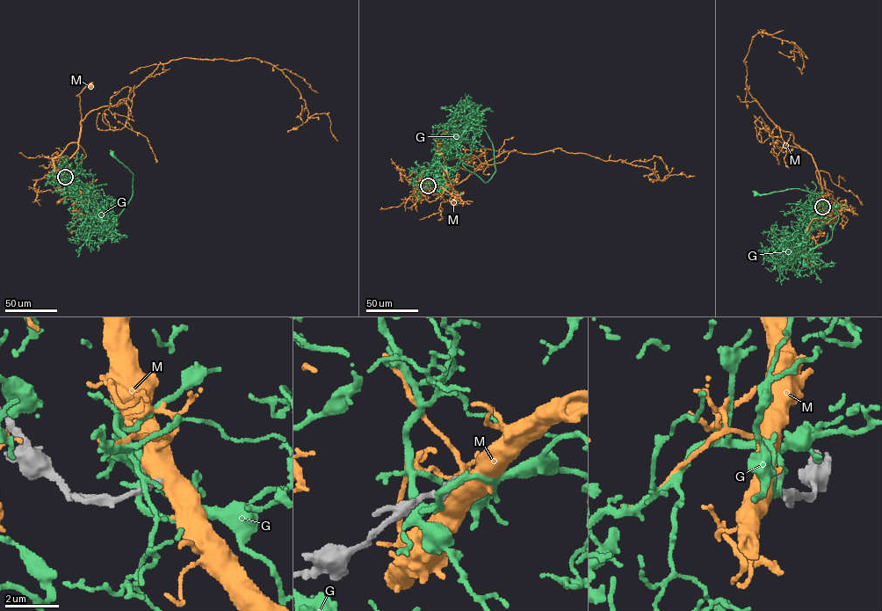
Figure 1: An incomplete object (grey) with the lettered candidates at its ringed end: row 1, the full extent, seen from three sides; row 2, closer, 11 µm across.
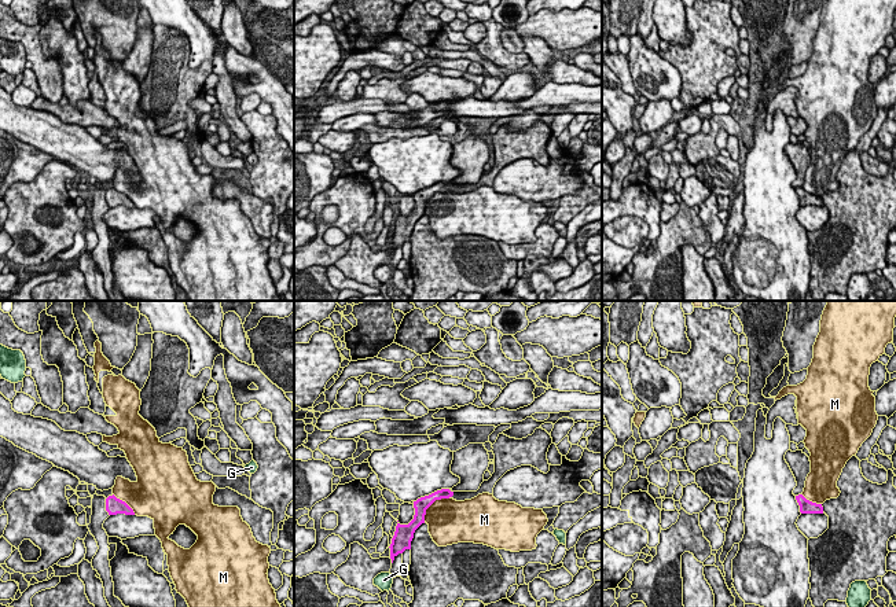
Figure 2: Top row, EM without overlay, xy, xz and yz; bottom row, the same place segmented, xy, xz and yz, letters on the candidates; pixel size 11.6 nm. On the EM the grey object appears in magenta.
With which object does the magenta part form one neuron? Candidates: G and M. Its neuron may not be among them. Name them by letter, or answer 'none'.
none

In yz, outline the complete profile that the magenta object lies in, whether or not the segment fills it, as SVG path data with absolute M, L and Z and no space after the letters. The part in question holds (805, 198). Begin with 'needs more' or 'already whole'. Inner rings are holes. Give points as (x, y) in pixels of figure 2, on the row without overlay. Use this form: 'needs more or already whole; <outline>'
already whole; M803 187L796 188L801 206L823 206L822 196L807 192Z

